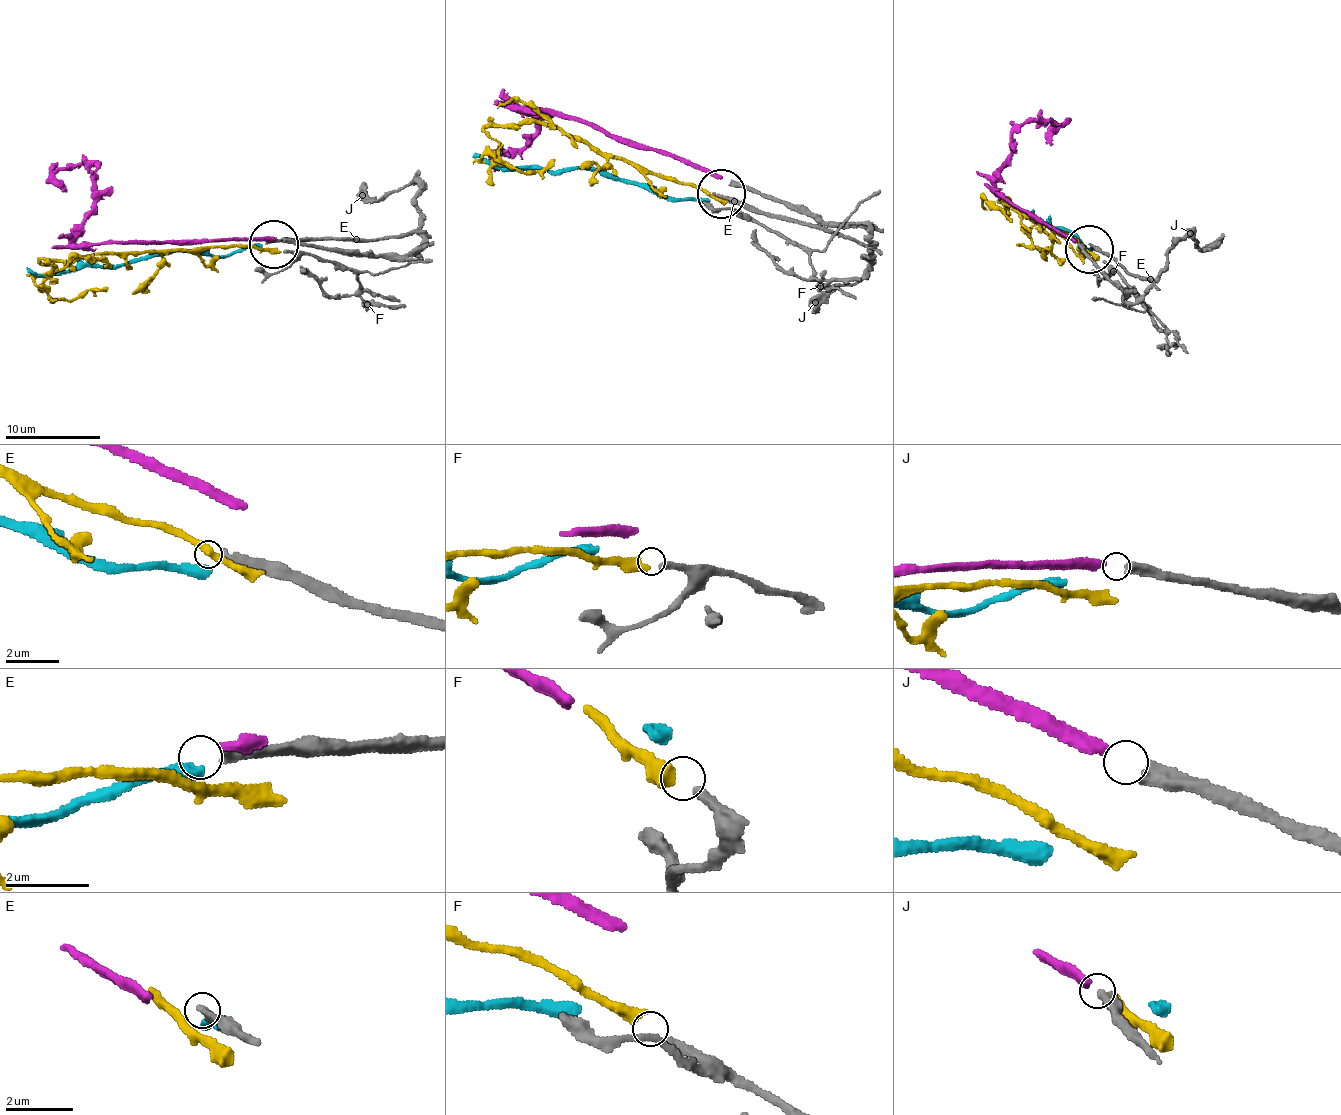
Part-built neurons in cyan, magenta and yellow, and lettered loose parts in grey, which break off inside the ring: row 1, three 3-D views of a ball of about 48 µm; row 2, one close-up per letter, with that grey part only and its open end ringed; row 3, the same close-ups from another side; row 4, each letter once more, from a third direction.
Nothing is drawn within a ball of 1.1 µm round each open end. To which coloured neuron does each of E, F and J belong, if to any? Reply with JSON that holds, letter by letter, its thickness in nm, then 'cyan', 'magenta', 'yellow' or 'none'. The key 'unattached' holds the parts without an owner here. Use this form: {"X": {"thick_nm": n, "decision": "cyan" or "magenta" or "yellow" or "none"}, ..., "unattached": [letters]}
{"E": {"thick_nm": 260, "decision": "none"}, "F": {"thick_nm": 240, "decision": "yellow"}, "J": {"thick_nm": 400, "decision": "magenta"}, "unattached": ["E"]}

